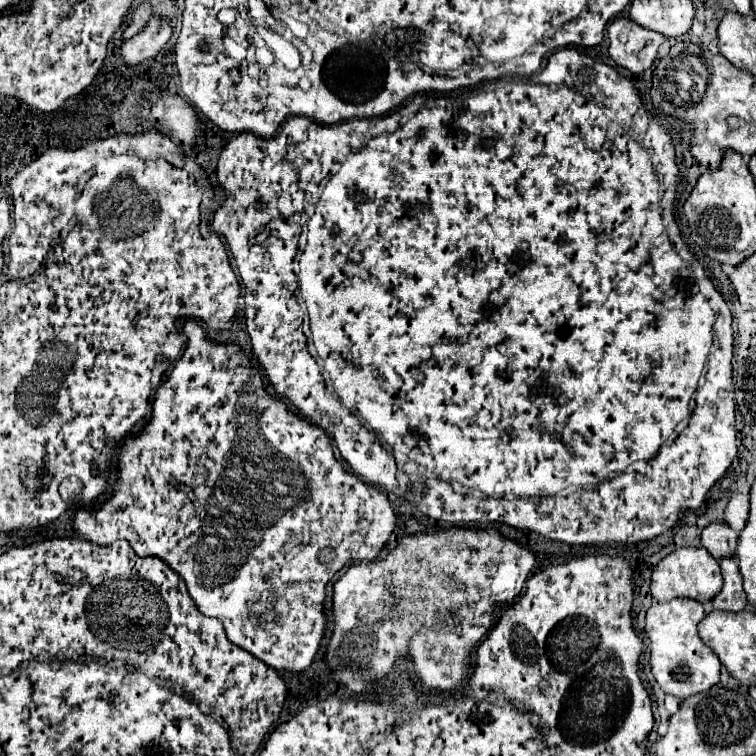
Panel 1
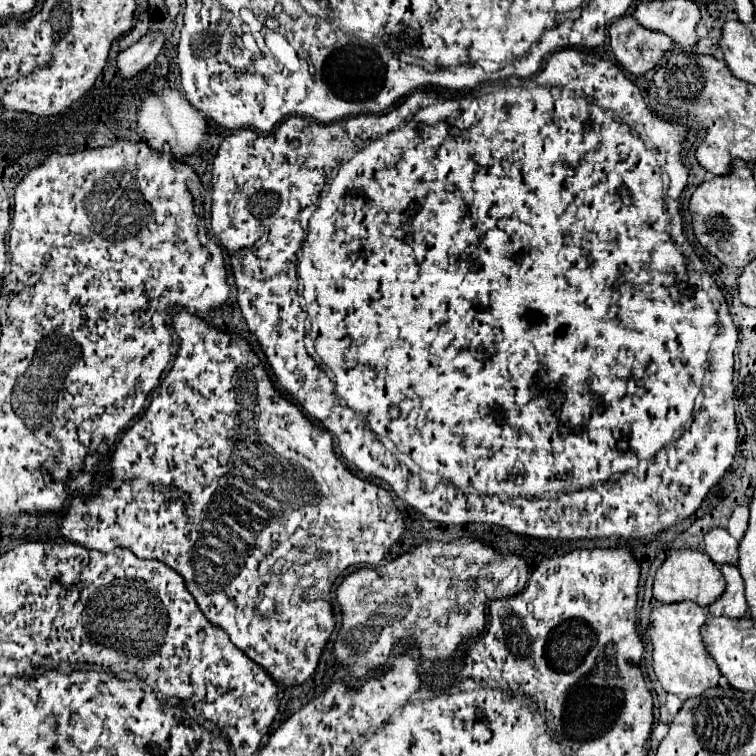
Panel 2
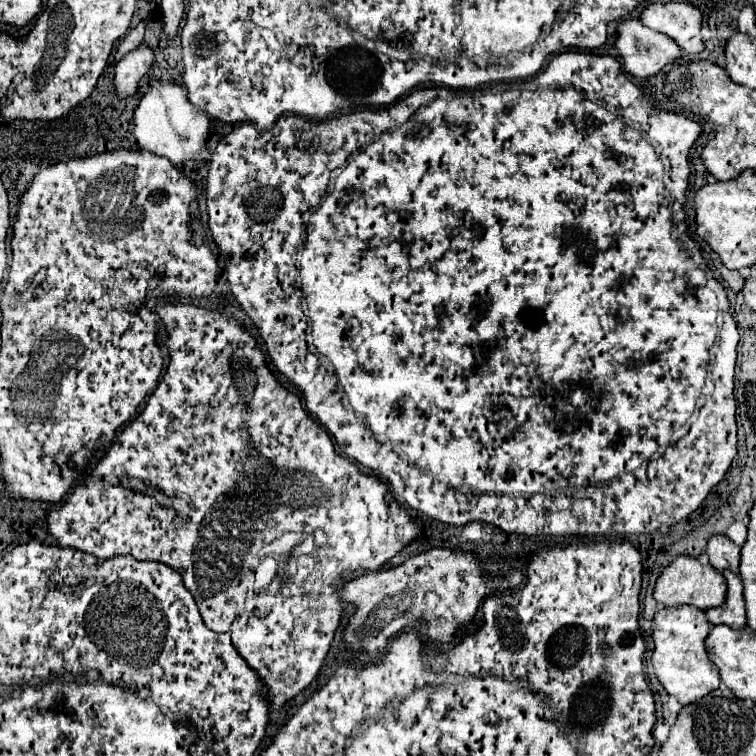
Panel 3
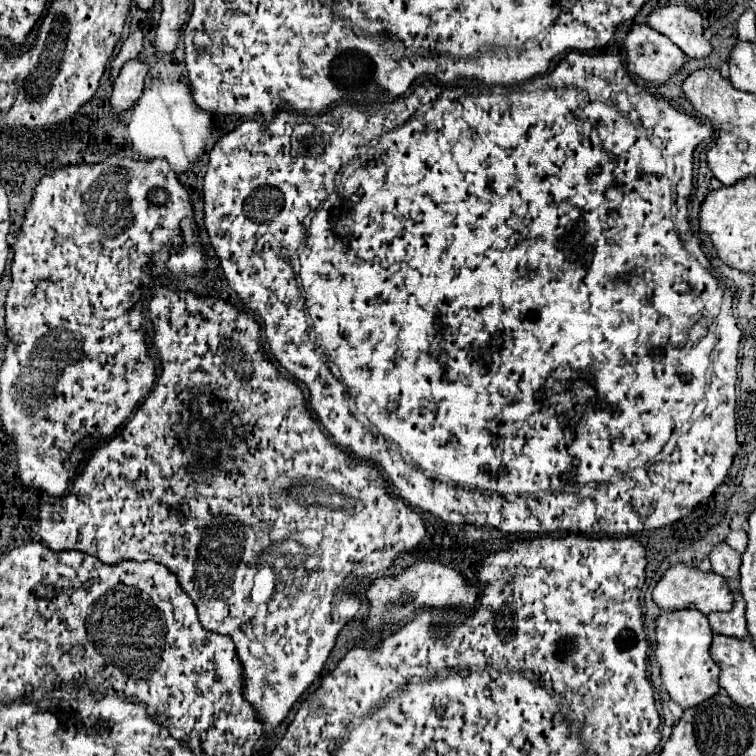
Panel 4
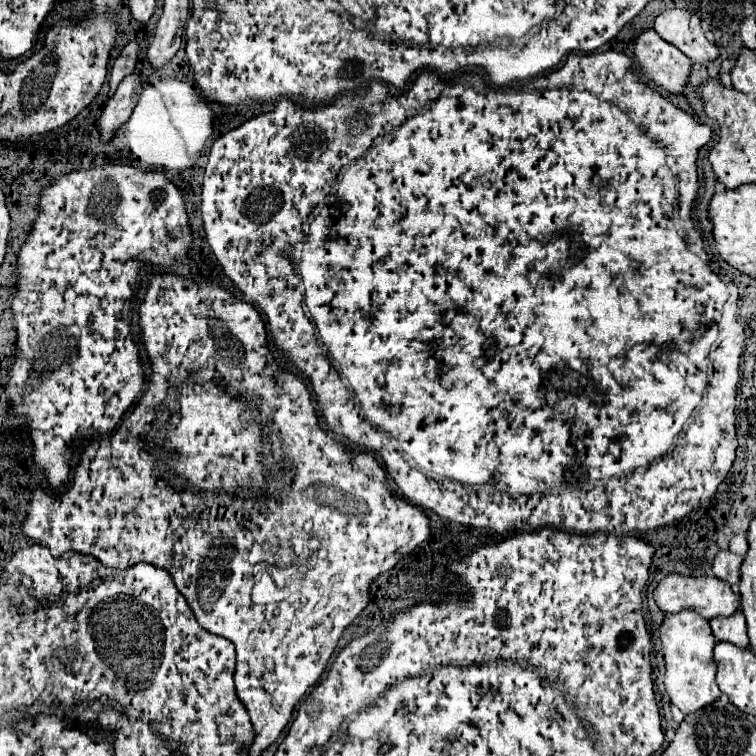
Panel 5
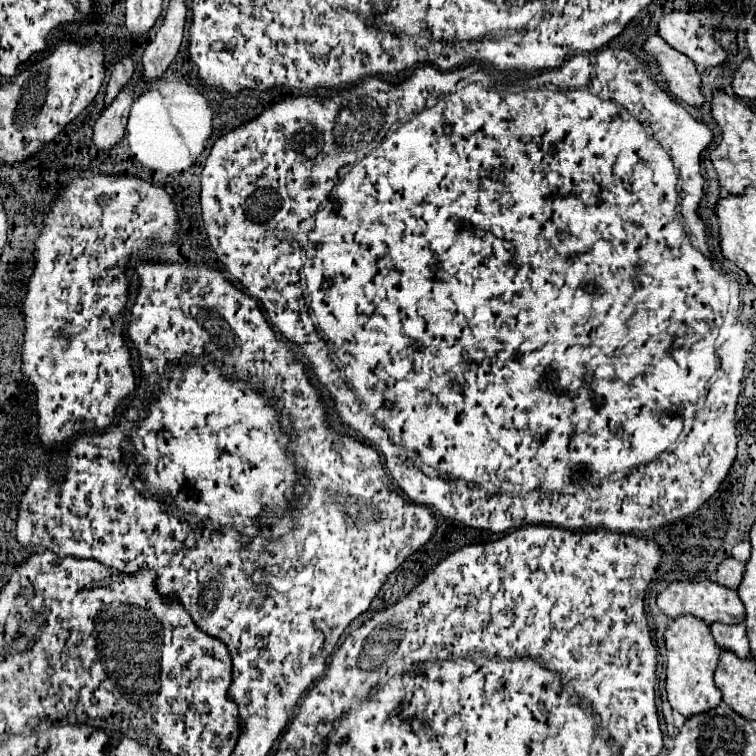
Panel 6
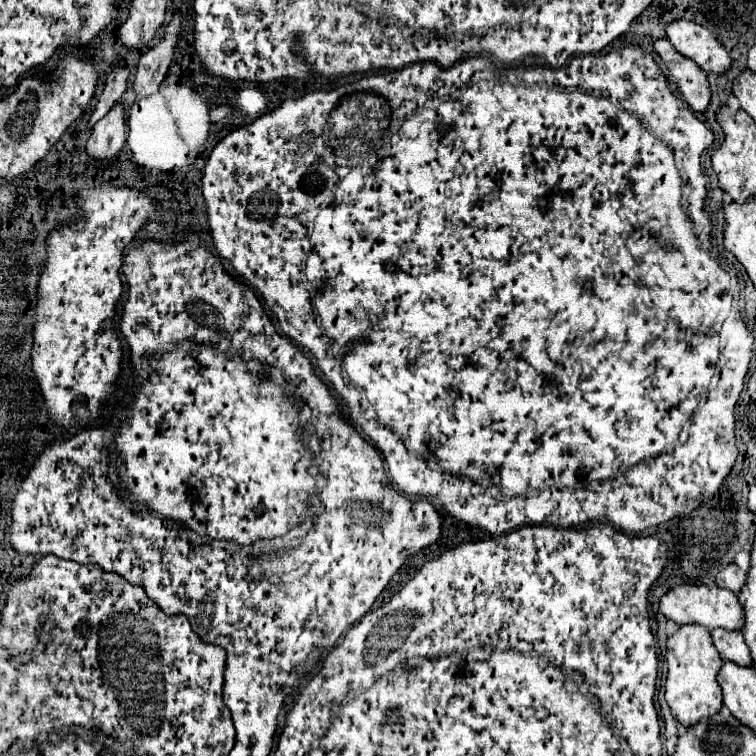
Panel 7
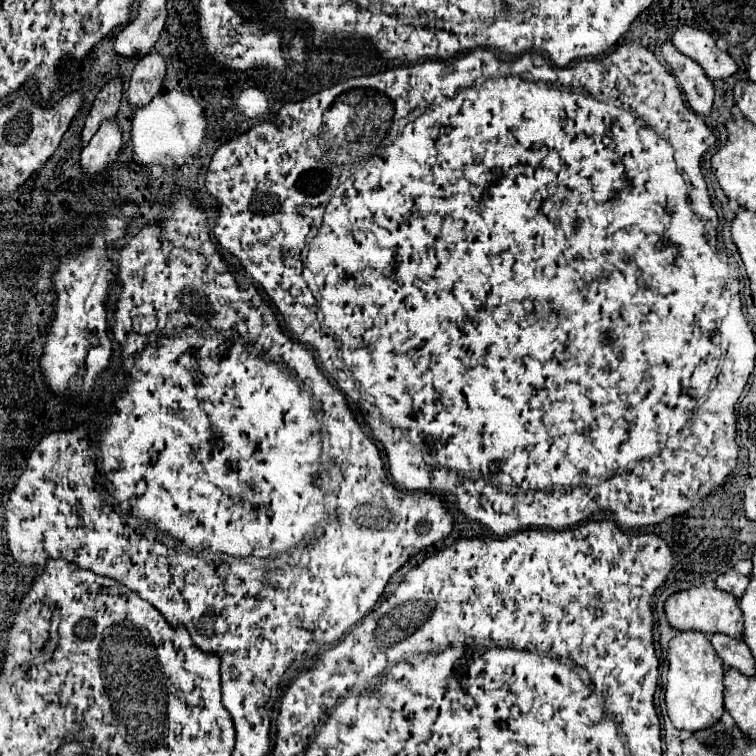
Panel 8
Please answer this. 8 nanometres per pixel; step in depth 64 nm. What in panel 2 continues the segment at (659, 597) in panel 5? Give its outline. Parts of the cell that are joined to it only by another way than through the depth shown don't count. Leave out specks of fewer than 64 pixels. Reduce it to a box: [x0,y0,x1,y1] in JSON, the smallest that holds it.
[652,548,724,606]

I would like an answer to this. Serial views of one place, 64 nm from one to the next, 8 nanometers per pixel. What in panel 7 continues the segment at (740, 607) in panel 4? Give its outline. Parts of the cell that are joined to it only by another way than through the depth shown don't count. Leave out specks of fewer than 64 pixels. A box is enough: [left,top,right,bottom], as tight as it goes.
[712,628,752,666]

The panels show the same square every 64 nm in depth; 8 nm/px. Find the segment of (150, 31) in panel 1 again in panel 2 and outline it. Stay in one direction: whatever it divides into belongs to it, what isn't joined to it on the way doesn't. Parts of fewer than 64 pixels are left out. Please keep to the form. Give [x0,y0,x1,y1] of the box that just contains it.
[118,32,164,78]

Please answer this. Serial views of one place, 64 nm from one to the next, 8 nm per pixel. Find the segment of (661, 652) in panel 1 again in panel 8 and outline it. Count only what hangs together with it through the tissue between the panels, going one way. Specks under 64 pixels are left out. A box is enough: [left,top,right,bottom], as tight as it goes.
[666,632,724,732]

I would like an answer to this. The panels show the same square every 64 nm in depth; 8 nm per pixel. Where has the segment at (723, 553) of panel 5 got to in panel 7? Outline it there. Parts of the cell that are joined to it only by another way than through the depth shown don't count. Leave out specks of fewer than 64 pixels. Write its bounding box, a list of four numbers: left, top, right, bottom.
[716,564,746,594]

